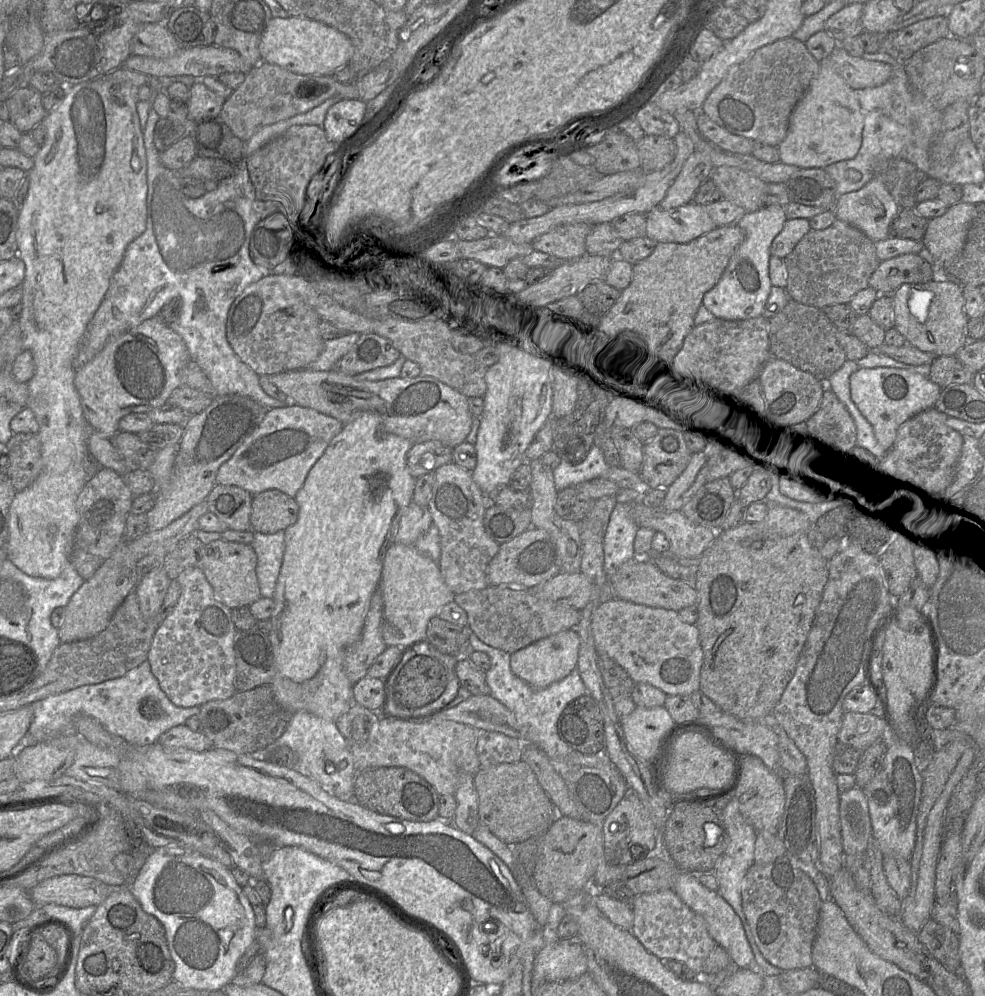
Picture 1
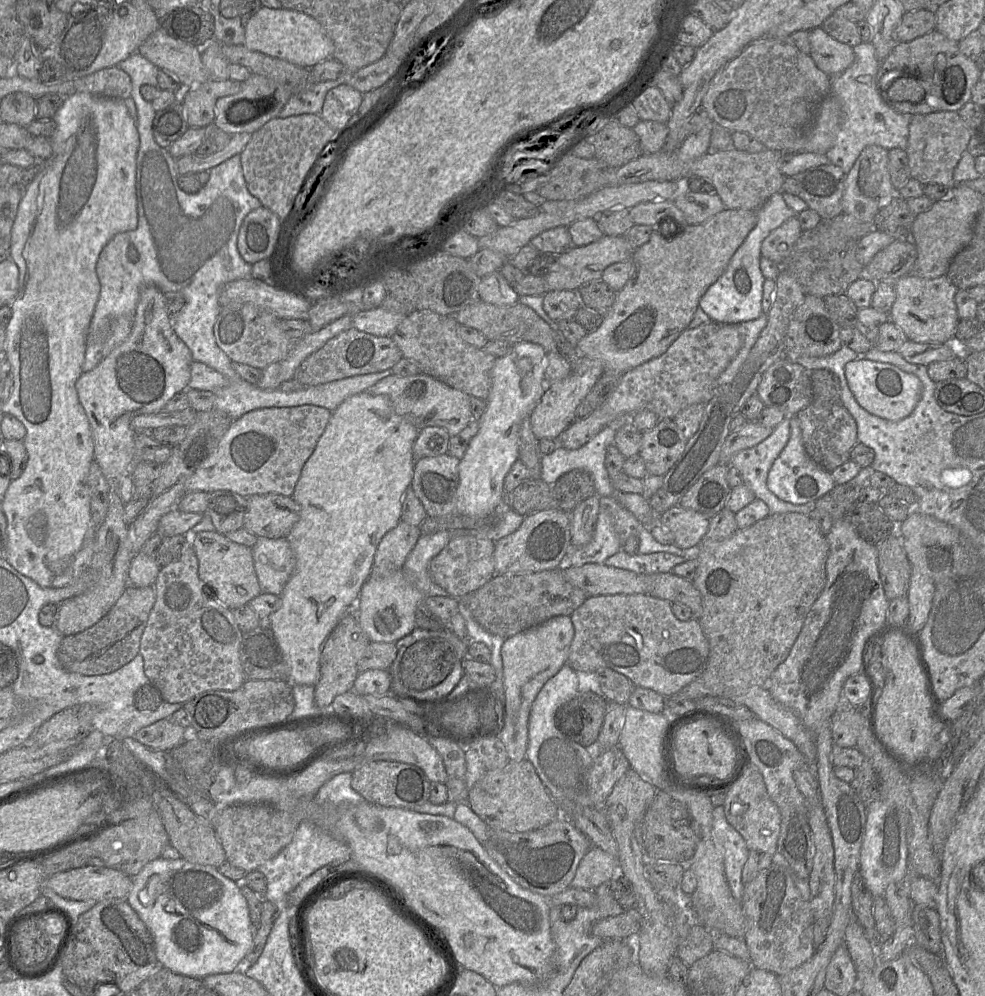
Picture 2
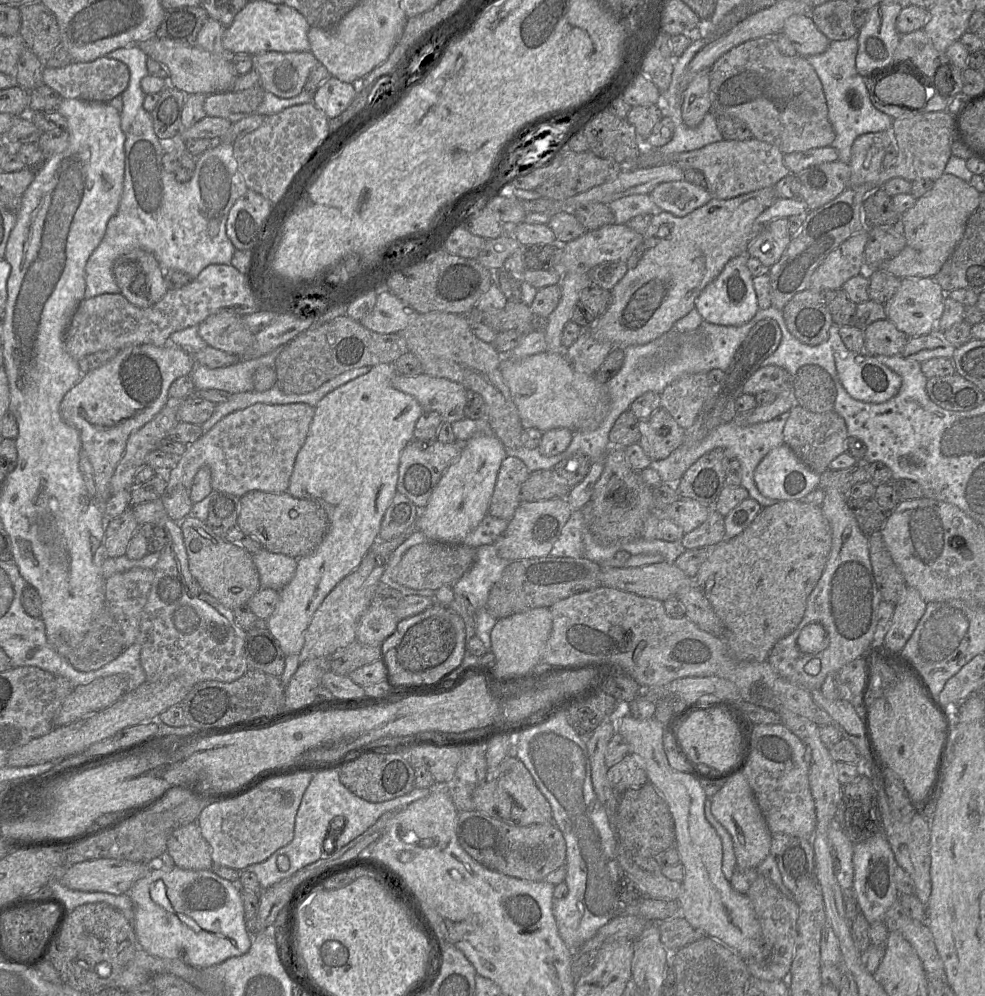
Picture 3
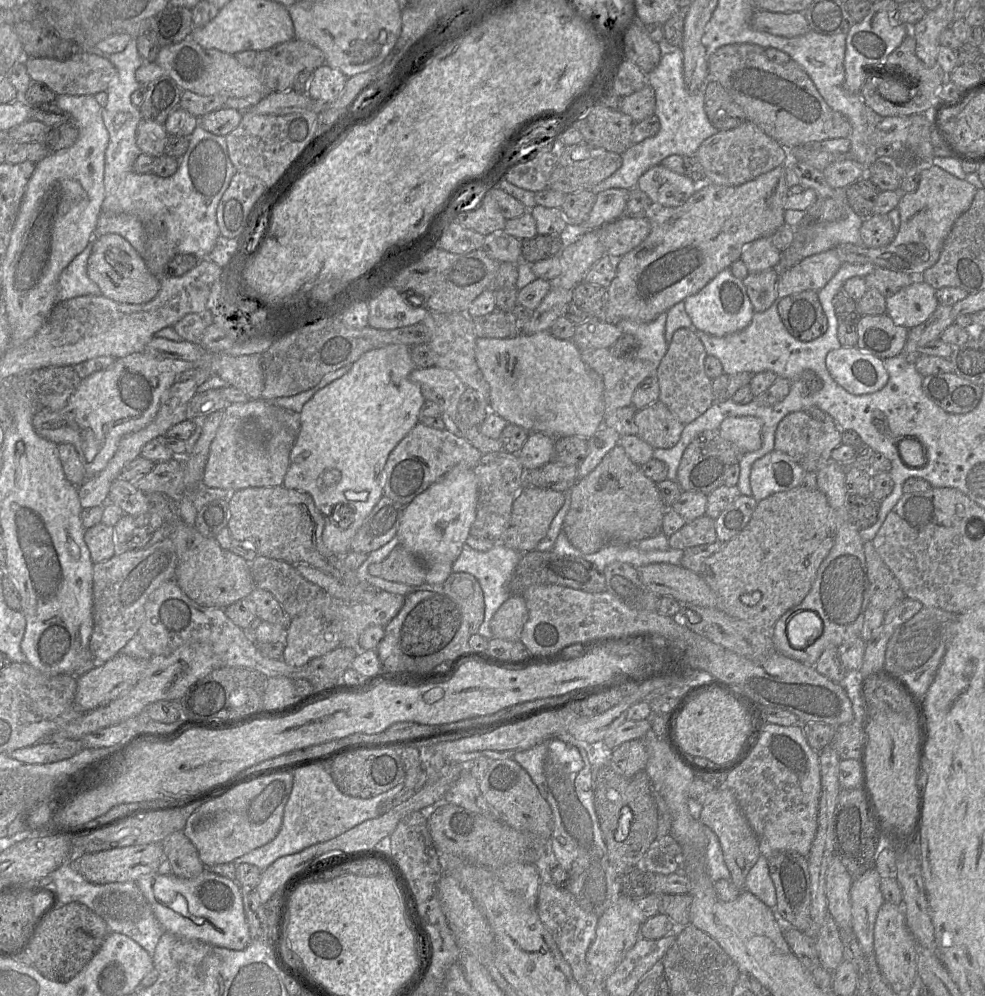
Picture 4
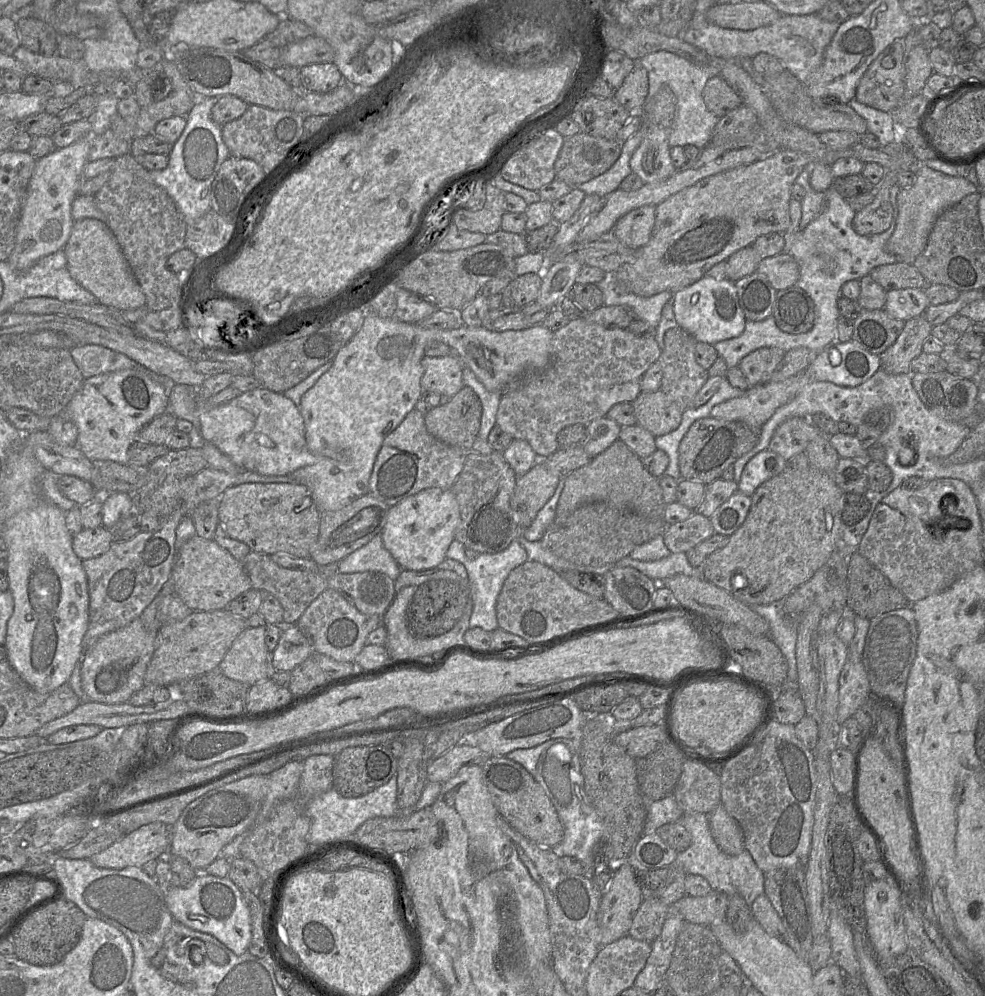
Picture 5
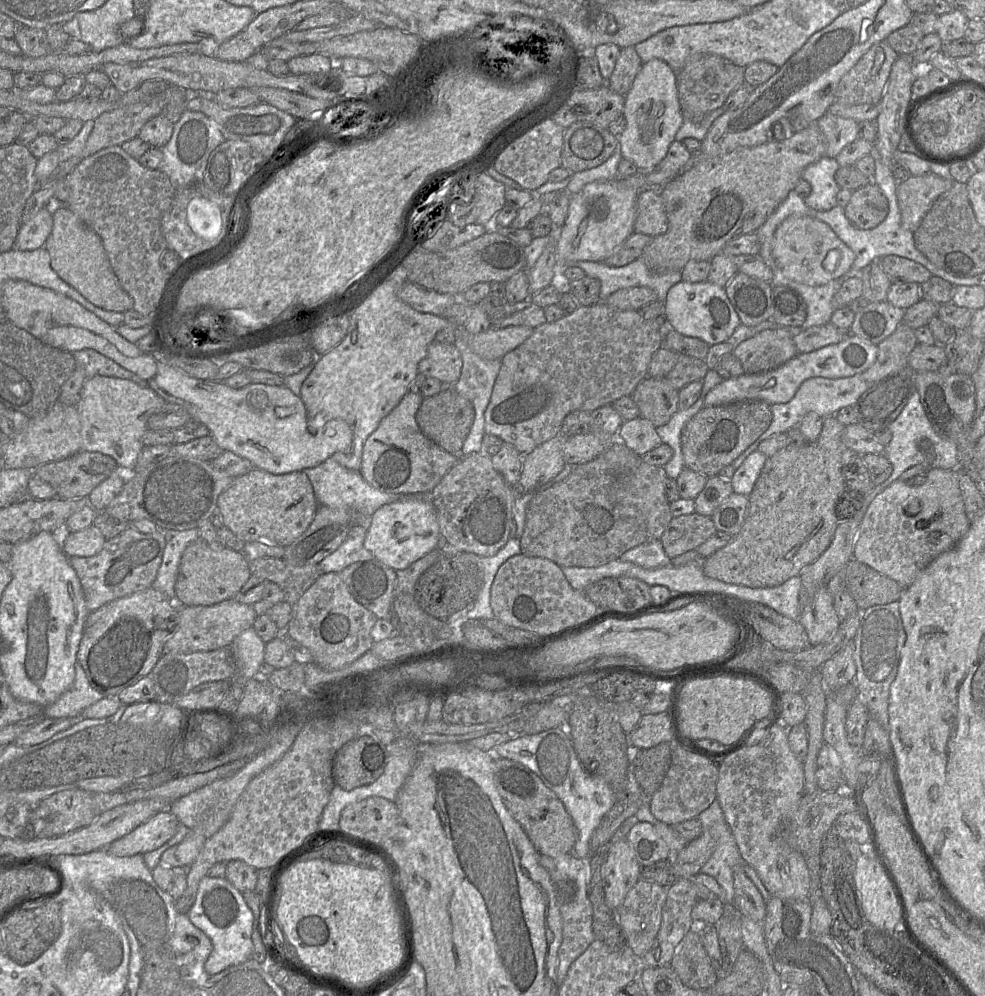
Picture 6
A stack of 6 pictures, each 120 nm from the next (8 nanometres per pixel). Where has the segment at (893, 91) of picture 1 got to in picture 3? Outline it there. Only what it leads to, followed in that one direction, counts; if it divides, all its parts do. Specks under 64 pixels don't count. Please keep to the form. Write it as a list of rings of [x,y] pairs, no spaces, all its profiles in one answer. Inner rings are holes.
[[[852,37],[843,41],[831,41],[827,50],[821,54],[806,56],[806,60],[816,71],[823,87],[828,107],[828,118],[835,131],[835,139],[832,145],[838,152],[838,160],[849,164],[851,160],[851,151],[854,141],[861,135],[867,133],[876,133],[881,131],[891,131],[894,119],[877,110],[869,97],[867,80],[861,76],[856,68],[856,56],[858,52],[857,37]]]

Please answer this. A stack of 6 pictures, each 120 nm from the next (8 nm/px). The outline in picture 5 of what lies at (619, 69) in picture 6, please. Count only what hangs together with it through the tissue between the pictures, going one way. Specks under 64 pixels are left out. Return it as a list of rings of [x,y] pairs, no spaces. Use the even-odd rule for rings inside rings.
[[[640,60],[634,61],[633,70],[625,77],[622,85],[615,90],[614,99],[631,114],[641,115],[642,107],[647,101],[649,80],[647,71]]]

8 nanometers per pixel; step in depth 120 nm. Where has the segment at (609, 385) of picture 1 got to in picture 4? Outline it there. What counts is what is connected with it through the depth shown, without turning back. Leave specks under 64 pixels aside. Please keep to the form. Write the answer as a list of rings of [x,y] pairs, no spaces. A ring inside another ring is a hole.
[[[786,165],[779,166],[739,186],[703,183],[683,205],[654,208],[648,215],[648,236],[618,259],[616,275],[606,289],[607,302],[601,318],[614,324],[623,319],[650,322],[688,296],[698,293],[720,271],[740,258],[746,244],[774,234],[785,224],[783,204],[788,196],[785,171]]]

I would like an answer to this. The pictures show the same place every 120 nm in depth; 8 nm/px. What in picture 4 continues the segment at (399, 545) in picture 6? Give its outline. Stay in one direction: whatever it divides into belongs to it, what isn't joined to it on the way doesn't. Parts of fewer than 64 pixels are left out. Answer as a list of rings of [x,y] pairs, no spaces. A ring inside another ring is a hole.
[[[457,465],[404,507],[396,537],[399,539],[401,546],[425,565],[426,583],[441,584],[451,574],[452,563],[459,556],[469,537],[470,527],[475,520],[477,498],[477,478],[473,468],[467,465]]]

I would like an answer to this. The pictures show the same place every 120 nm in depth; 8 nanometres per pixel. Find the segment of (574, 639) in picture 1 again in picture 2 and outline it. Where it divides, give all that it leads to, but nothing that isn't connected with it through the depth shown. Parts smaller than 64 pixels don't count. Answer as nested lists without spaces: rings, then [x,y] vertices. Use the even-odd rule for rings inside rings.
[[[554,616],[512,637],[501,646],[503,662],[504,722],[499,738],[509,761],[526,758],[528,722],[532,705],[544,684],[566,664],[574,628],[569,616]]]

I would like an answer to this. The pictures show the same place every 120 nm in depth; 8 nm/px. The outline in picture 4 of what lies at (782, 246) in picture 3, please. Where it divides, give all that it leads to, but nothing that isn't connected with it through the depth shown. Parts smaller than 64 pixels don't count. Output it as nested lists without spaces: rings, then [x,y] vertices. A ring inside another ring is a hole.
[[[762,237],[746,244],[739,259],[751,274],[775,268],[781,252],[772,244],[770,237]]]

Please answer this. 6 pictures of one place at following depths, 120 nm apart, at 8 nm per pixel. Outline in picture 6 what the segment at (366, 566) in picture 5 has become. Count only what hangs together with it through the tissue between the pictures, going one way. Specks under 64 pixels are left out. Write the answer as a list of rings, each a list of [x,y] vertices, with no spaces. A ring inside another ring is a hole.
[[[354,526],[345,541],[317,565],[321,573],[340,573],[348,566],[364,561],[375,560],[364,546],[367,527]]]

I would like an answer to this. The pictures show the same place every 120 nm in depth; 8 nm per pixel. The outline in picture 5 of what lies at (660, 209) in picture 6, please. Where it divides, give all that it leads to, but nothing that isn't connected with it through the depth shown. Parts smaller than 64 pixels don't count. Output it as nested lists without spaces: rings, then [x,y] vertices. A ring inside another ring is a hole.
[[[645,205],[623,215],[612,229],[612,235],[633,250],[648,243],[655,224],[655,206]]]

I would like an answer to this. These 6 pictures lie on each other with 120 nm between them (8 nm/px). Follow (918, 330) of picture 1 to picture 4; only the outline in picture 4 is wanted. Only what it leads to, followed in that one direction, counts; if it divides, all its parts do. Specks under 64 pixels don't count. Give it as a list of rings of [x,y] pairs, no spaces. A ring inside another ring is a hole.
[[[921,279],[886,297],[886,315],[894,324],[910,329],[925,322],[939,305],[936,290]]]

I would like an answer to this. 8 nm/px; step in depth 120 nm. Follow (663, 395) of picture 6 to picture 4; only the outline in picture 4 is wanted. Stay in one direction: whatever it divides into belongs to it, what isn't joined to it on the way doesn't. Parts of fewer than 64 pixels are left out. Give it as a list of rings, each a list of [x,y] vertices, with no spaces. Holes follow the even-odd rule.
[[[660,400],[636,410],[634,420],[638,428],[637,435],[653,449],[674,447],[684,428]]]

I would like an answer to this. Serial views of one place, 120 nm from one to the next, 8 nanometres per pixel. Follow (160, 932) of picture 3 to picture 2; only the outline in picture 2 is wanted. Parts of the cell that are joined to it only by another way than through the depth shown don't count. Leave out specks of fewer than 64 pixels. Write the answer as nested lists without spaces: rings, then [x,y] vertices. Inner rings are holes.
[[[160,857],[147,863],[141,871],[132,878],[132,888],[126,900],[149,929],[154,940],[155,952],[160,965],[175,973],[194,979],[202,979],[208,975],[238,971],[240,970],[241,961],[246,957],[252,946],[254,926],[249,917],[247,901],[242,895],[238,885],[233,880],[222,875],[216,867],[195,864],[181,857],[178,859],[163,859]]]

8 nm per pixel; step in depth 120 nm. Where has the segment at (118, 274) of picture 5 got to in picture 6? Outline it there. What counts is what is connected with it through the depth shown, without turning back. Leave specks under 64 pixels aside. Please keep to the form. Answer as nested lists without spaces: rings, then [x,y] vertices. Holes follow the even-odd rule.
[[[65,206],[55,210],[52,215],[53,228],[44,244],[52,269],[94,305],[122,313],[132,310],[133,299],[120,285],[100,236]]]

